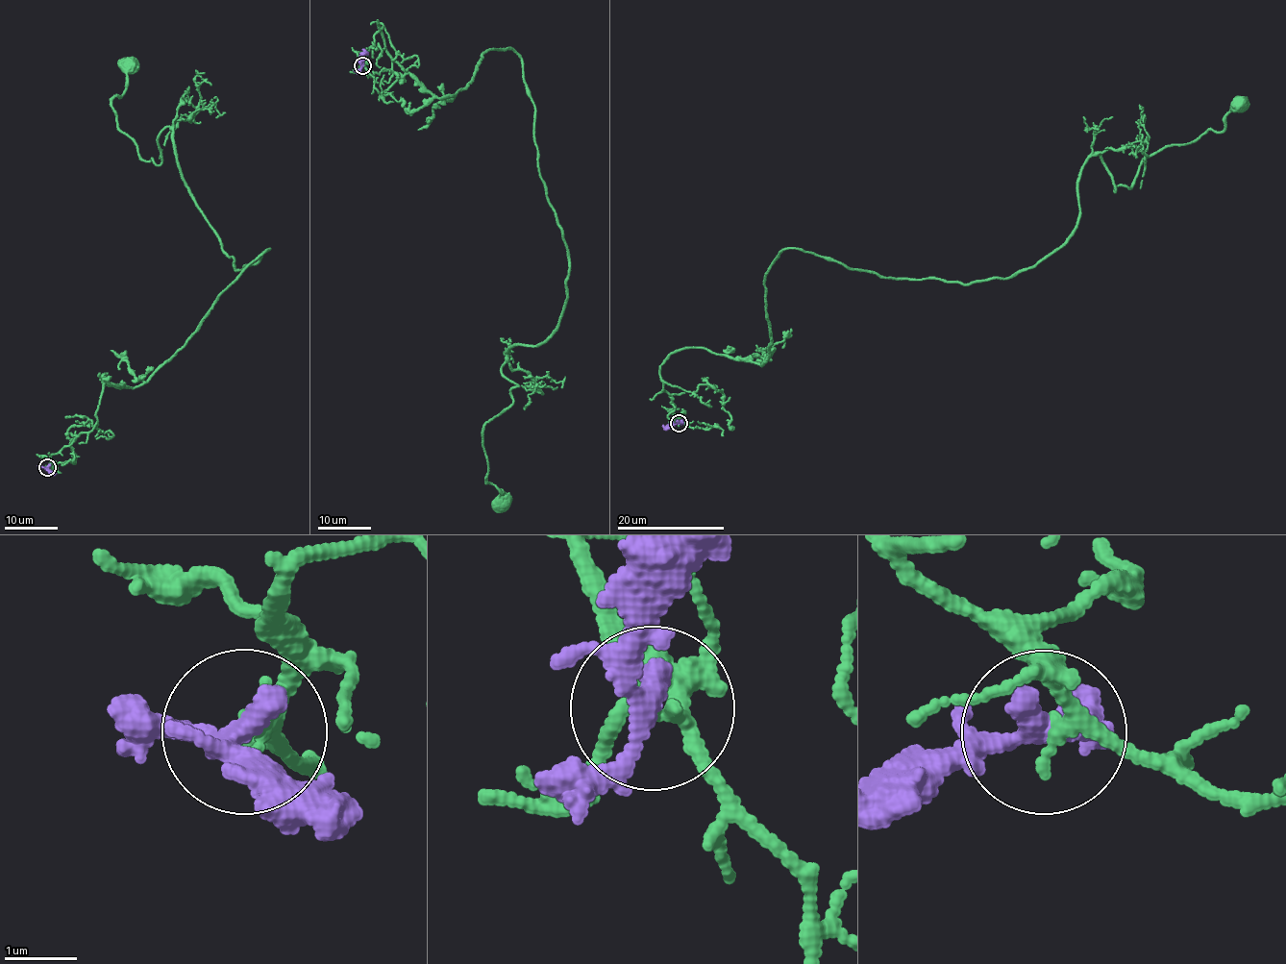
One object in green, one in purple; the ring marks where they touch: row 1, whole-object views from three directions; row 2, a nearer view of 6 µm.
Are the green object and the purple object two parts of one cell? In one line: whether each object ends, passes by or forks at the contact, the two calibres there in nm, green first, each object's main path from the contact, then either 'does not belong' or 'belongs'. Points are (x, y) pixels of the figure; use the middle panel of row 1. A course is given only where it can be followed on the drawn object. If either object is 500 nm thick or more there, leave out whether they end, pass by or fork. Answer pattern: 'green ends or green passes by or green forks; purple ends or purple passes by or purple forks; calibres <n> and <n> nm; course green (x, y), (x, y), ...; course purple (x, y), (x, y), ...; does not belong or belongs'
green passes by; purple forks; calibres 180 and 240 nm; course green (361, 65), (377, 22), (434, 94), (488, 50), (522, 60), (569, 277), (485, 423), (503, 502); course purple (361, 65), (362, 48); does not belong

